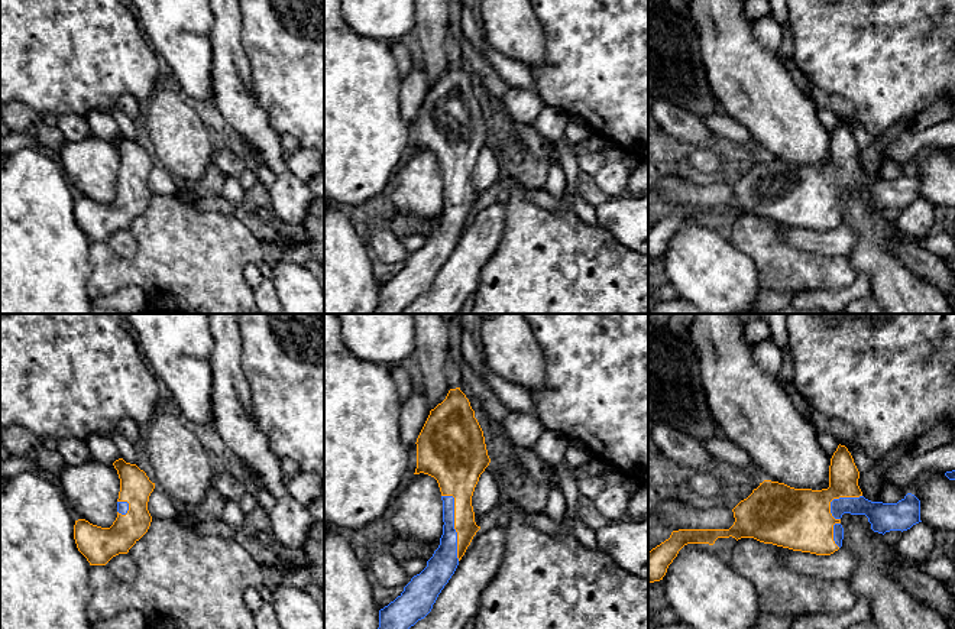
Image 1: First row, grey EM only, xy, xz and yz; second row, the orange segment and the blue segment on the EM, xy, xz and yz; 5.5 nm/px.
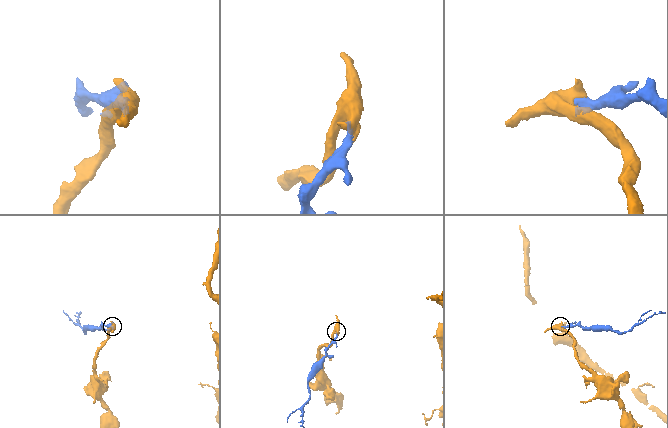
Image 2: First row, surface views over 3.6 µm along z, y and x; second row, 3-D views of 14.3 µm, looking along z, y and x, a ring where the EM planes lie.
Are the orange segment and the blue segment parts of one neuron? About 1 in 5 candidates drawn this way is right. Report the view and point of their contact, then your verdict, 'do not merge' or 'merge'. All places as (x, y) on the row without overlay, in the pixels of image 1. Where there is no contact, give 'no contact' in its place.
xz (455, 200) | merge

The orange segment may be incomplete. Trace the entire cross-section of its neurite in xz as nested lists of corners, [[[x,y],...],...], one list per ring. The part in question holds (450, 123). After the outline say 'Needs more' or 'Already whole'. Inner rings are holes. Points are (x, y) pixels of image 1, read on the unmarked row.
[[[460,64],[450,65],[446,75],[430,87],[417,114],[417,145],[414,150],[428,150],[438,159],[443,176],[443,211],[427,243],[404,263],[404,268],[379,286],[379,304],[373,314],[401,314],[411,302],[424,295],[438,270],[454,250],[473,213],[480,205],[475,198],[472,172],[480,150],[489,142],[483,107],[475,87]]]. Needs more

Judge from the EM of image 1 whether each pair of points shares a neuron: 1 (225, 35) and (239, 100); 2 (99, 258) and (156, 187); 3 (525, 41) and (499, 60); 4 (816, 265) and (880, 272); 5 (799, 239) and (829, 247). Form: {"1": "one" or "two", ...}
{"1": "one", "2": "two", "3": "two", "4": "two", "5": "one"}

